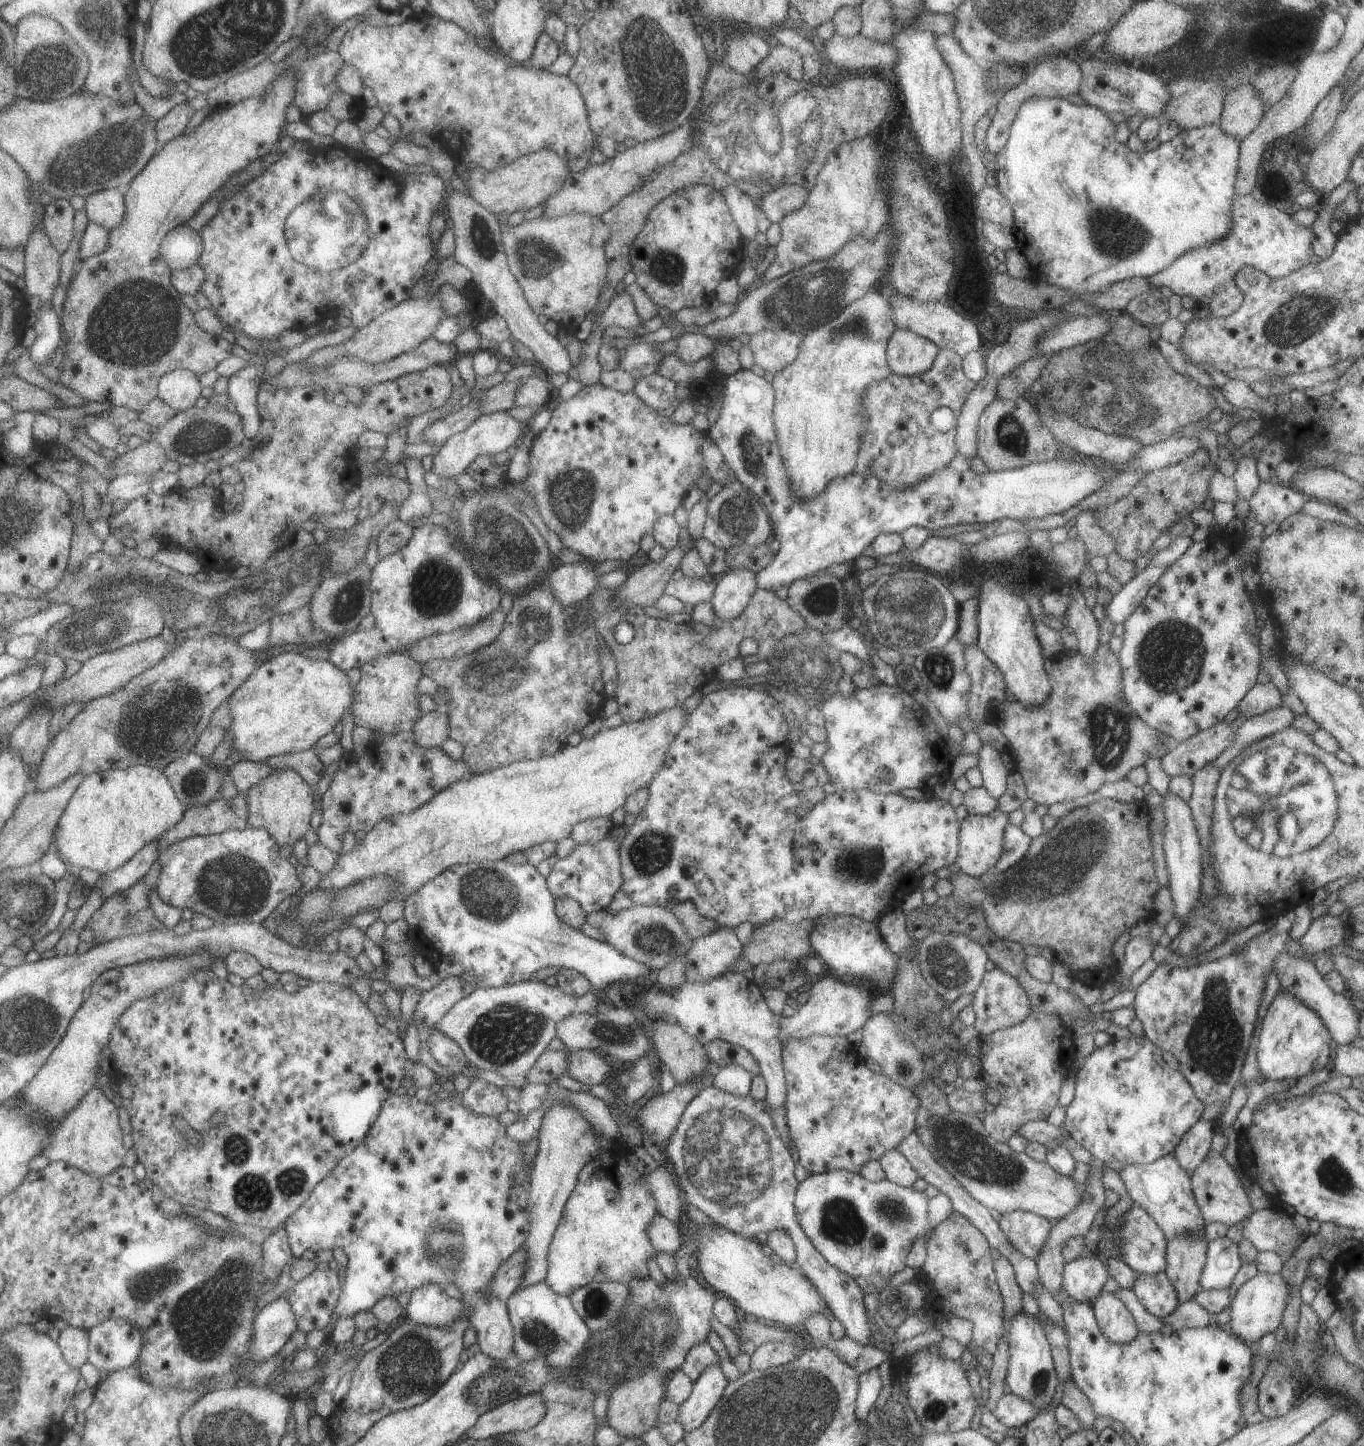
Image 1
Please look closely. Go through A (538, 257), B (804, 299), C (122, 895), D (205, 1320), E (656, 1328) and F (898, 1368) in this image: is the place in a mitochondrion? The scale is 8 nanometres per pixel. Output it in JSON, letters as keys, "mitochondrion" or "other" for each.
{"A":"mitochondrion","B":"mitochondrion","C":"other","D":"mitochondrion","E":"mitochondrion","F":"other"}

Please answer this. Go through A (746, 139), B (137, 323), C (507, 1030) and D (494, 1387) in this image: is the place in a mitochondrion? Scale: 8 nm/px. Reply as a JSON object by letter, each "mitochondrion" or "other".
{"A":"mitochondrion","B":"mitochondrion","C":"mitochondrion","D":"mitochondrion"}

